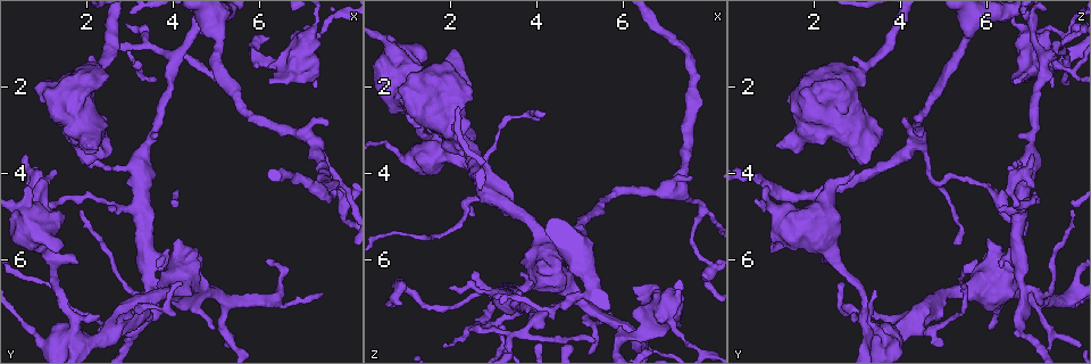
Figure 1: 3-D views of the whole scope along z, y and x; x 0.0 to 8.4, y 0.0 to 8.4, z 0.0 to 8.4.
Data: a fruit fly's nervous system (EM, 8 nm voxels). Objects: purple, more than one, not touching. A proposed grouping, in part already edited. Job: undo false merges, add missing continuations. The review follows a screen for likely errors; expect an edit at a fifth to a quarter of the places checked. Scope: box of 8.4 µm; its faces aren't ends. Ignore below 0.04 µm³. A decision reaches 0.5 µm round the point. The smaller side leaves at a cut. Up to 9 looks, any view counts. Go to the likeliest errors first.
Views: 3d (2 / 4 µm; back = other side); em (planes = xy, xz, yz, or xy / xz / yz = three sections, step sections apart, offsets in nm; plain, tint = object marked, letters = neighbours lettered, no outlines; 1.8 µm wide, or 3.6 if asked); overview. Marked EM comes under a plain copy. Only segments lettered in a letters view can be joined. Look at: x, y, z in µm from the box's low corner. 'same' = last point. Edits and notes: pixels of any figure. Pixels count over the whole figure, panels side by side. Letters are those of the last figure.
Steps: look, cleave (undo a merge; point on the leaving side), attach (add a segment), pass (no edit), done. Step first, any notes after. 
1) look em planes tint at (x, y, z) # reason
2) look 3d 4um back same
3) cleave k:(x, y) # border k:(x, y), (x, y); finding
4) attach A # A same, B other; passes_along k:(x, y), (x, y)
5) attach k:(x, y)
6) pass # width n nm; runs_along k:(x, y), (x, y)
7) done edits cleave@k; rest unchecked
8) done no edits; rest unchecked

look 3d 4um at (2.50, 1.80, 2.30) # stops while still wide

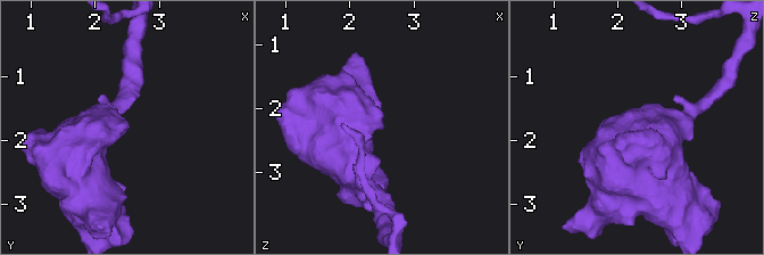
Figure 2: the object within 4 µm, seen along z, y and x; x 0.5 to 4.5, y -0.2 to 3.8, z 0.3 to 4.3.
look em 3.6um planes letters at (2.50, 1.75, 2.25)

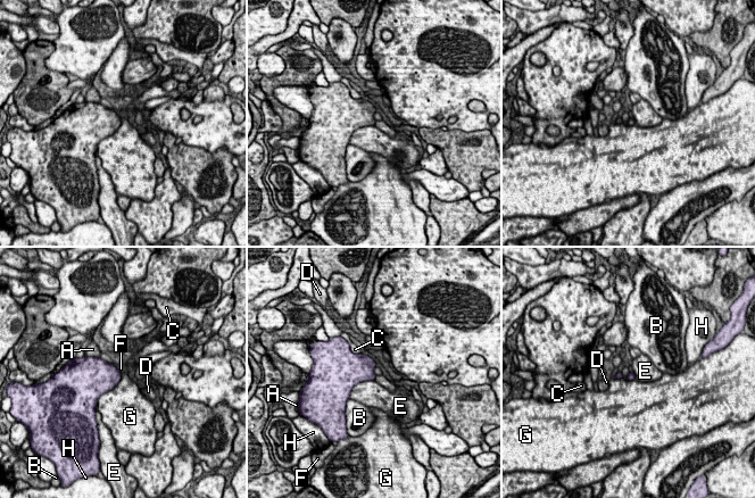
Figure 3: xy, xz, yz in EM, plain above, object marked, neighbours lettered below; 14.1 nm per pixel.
pass # A other, B other, C other, D other, E other, F other, G other, H other; border 3:(121, 372), (121, 379), (96, 405); no lettered segment goes on from it

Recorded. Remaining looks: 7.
look em planes letters at (0.60, 3.60, 7.00) # end of a long branch

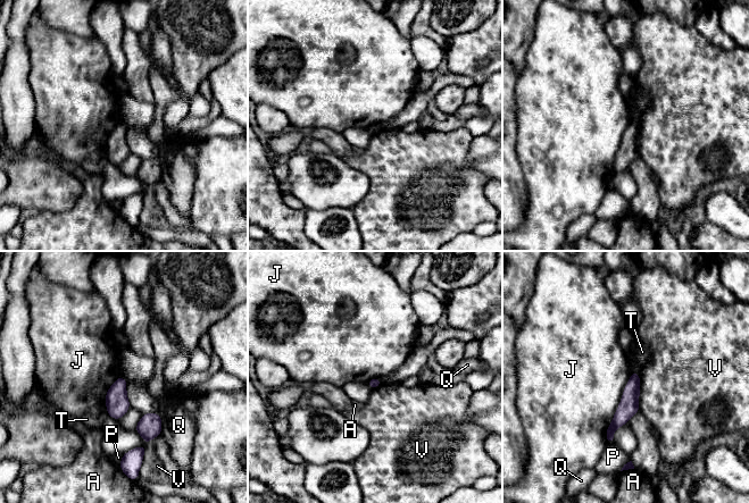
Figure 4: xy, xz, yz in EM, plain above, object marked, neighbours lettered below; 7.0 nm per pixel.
pass # A other, J other, P other, Q other, T other, V other; border 4:(632, 372), (607, 427), (606, 443); no lettered segment goes on from it

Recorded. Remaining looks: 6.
look 3d 4um at (6.95, 1.05, 7.20) # sudden change in width

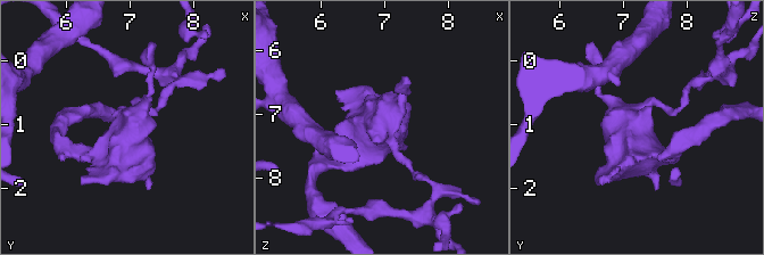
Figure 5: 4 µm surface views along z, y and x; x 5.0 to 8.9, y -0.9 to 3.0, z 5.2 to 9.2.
look em 3.6um yz step 16 letters at (6.90, 1.10, 7.15)

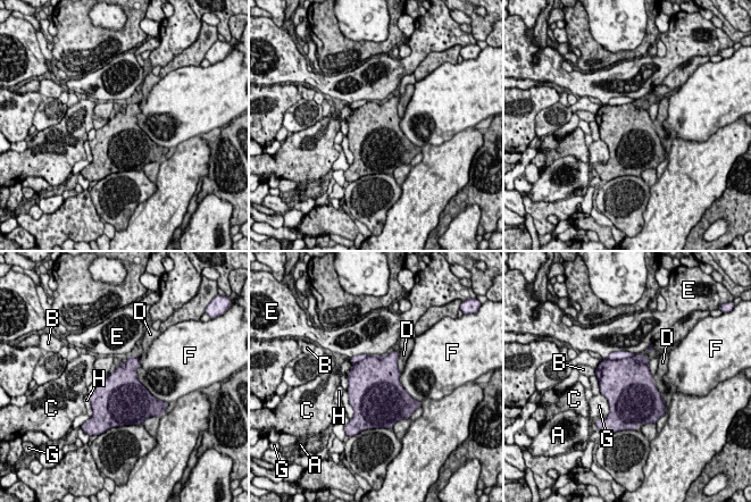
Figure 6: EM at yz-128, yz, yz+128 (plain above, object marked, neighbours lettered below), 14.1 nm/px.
look em 3.6um planes letters same

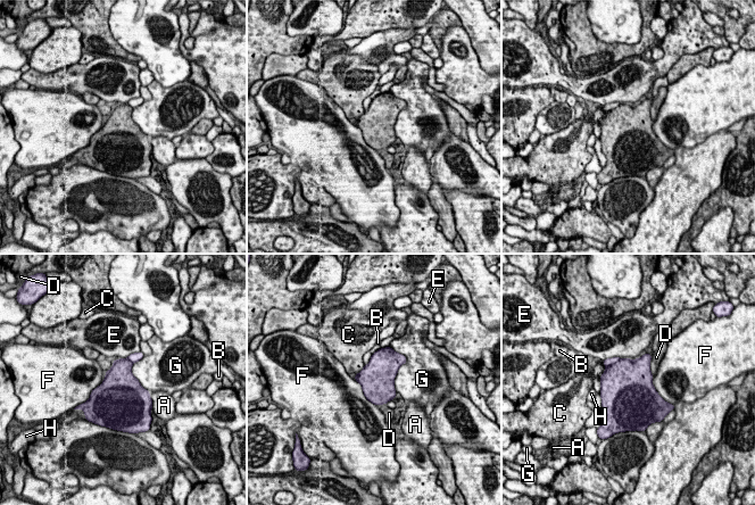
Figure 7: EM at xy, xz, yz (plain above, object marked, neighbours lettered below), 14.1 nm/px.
cleave 7:(607, 362) # A other, B other, C other, D other, E other, F other, G other, H other; border 7:(621, 358), (606, 366); two cells meet here

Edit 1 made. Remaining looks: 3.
look overview # see it whole again

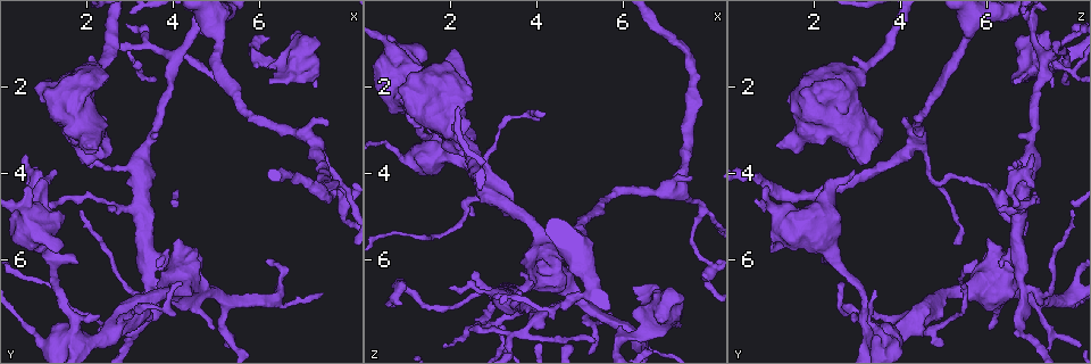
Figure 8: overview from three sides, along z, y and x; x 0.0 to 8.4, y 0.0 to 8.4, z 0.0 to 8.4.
look 3d 2um back at (3.30, 3.50, 7.05) # calibre changes

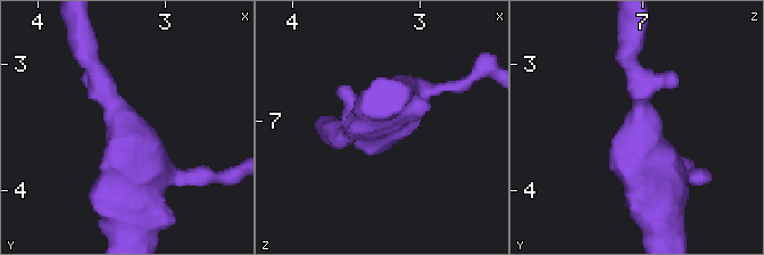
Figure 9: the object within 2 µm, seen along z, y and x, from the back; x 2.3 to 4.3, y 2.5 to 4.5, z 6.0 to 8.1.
look em 3.6um planes letters at (3.32, 3.52, 7.04) # need the tissue

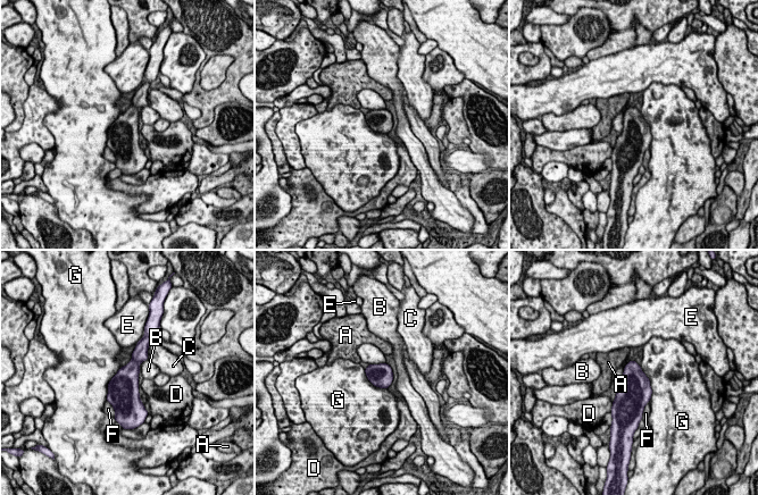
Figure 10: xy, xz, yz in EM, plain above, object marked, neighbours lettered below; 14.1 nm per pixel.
pass # width 320 nm; A other, B other, C other, D other, E other, F other, G other; border 10:(640, 365), (651, 389), (649, 402); continuous, no second cell

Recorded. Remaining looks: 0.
done edits cleave@7; rest unchecked

